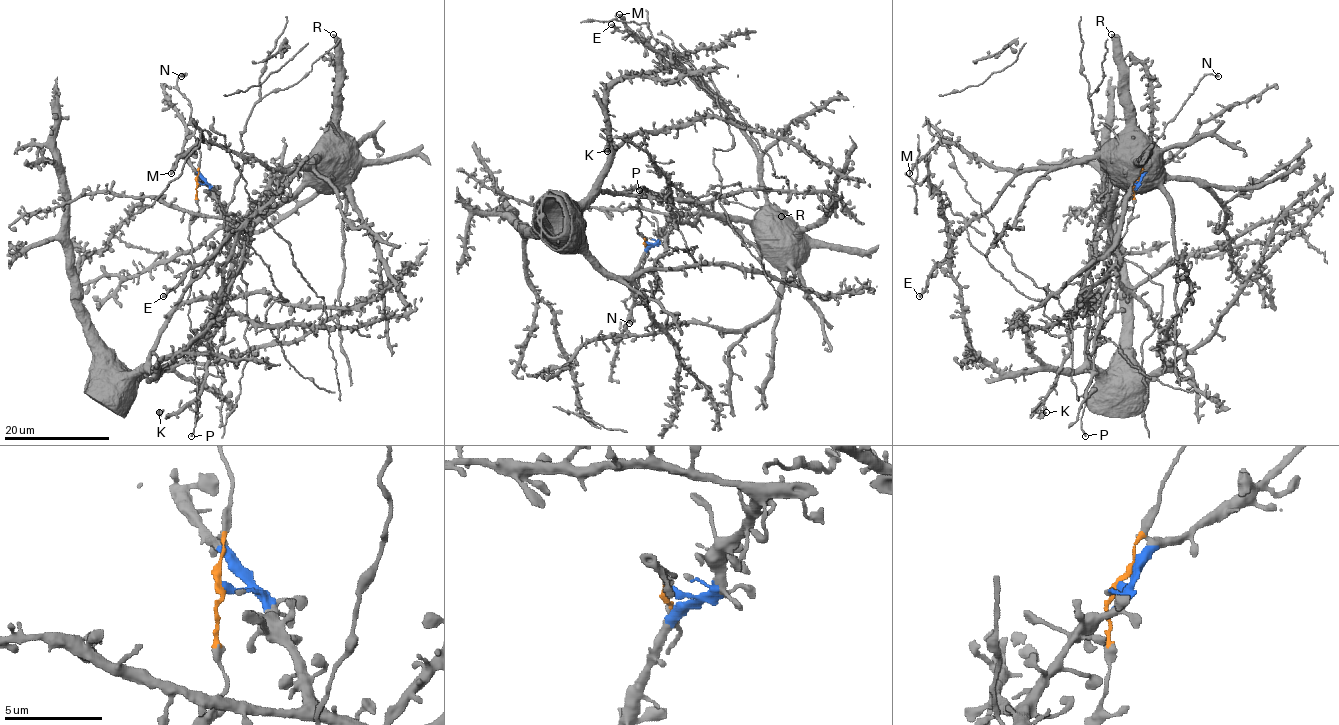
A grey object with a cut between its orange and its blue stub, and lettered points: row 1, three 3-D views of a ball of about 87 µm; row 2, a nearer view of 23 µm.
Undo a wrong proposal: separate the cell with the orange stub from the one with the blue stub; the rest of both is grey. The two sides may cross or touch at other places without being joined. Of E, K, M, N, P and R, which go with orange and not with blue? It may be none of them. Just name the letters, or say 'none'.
N, P

